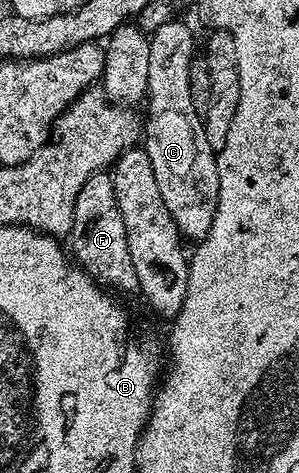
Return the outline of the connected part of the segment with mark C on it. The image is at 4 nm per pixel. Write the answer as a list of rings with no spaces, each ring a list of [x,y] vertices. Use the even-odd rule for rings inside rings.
[[[173,20],[162,24],[162,28],[151,34],[148,43],[150,44],[150,76],[146,95],[148,118],[146,114],[142,122],[142,149],[150,156],[150,165],[154,168],[154,180],[158,180],[158,192],[162,192],[162,201],[166,203],[166,208],[170,208],[170,216],[174,216],[181,235],[185,239],[199,240],[207,236],[210,226],[214,224],[214,214],[220,196],[220,177],[216,163],[217,151],[210,148],[204,118],[194,108],[194,100],[190,100],[190,68],[198,50],[198,42],[196,46],[196,38],[186,23]]]

